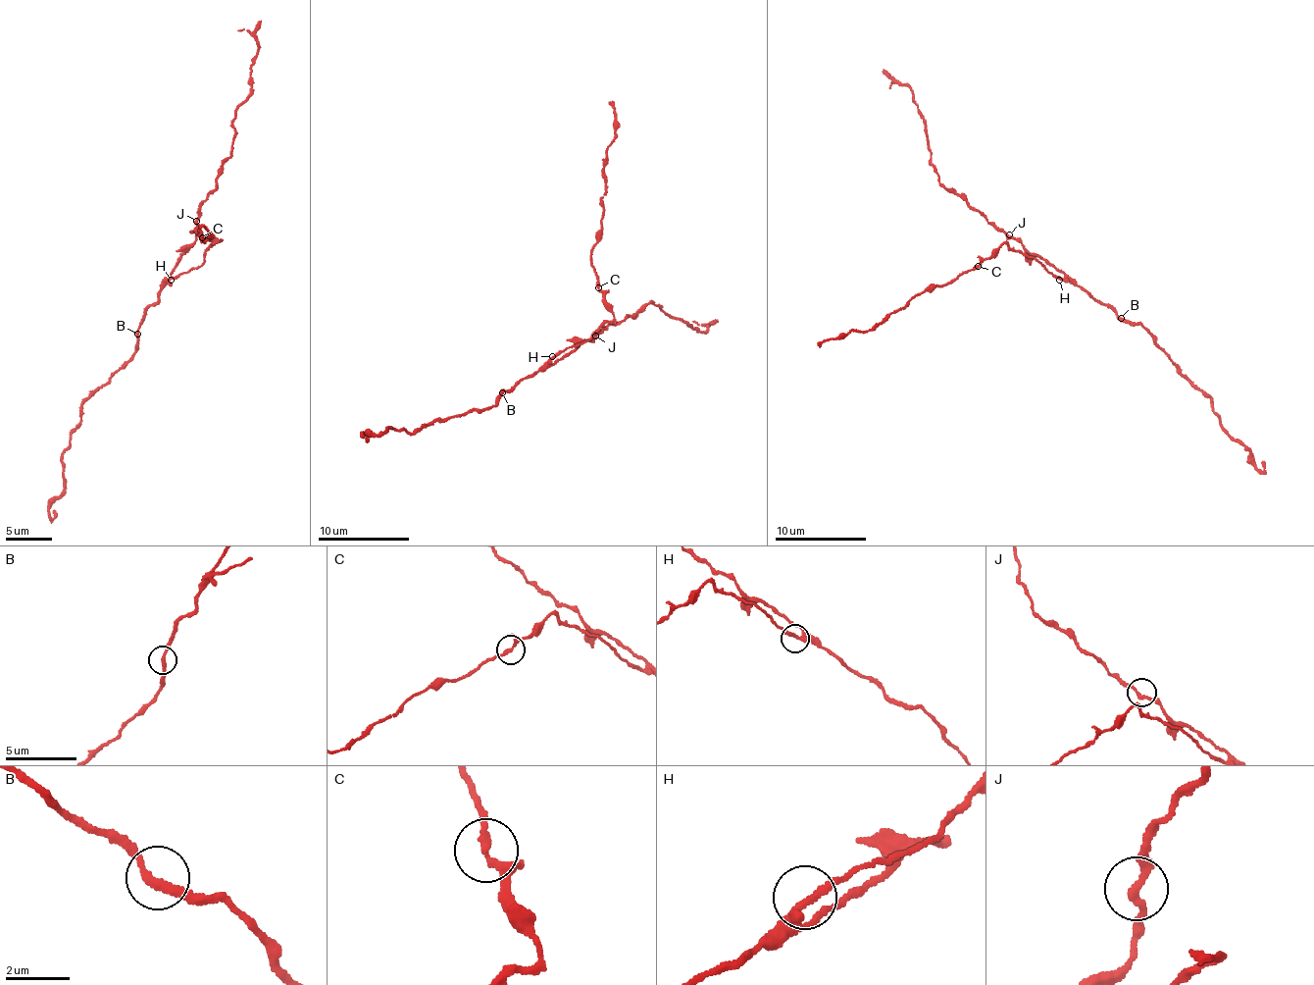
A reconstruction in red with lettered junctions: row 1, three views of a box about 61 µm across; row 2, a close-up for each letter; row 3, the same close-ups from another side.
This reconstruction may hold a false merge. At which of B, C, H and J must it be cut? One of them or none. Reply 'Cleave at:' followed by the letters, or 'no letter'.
Cleave at: no letter

